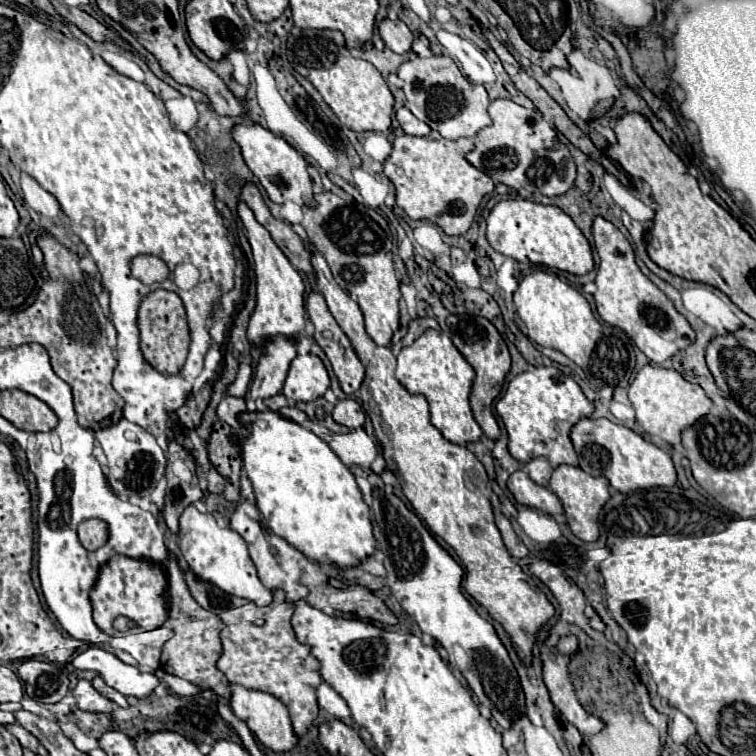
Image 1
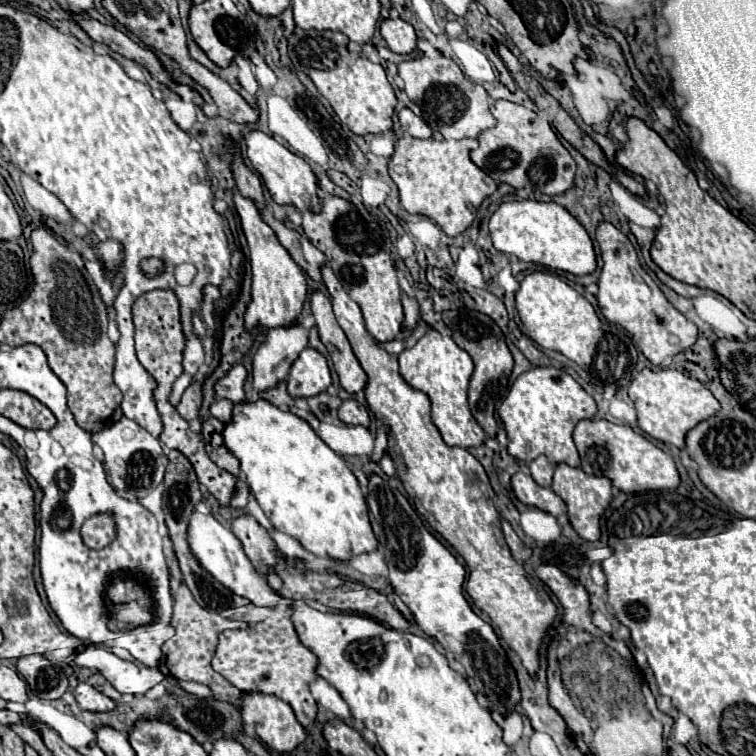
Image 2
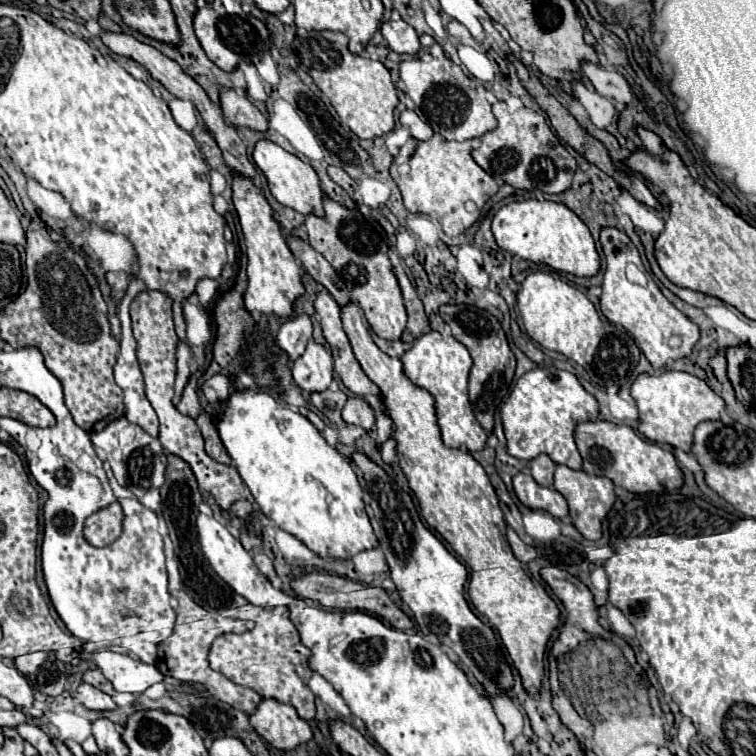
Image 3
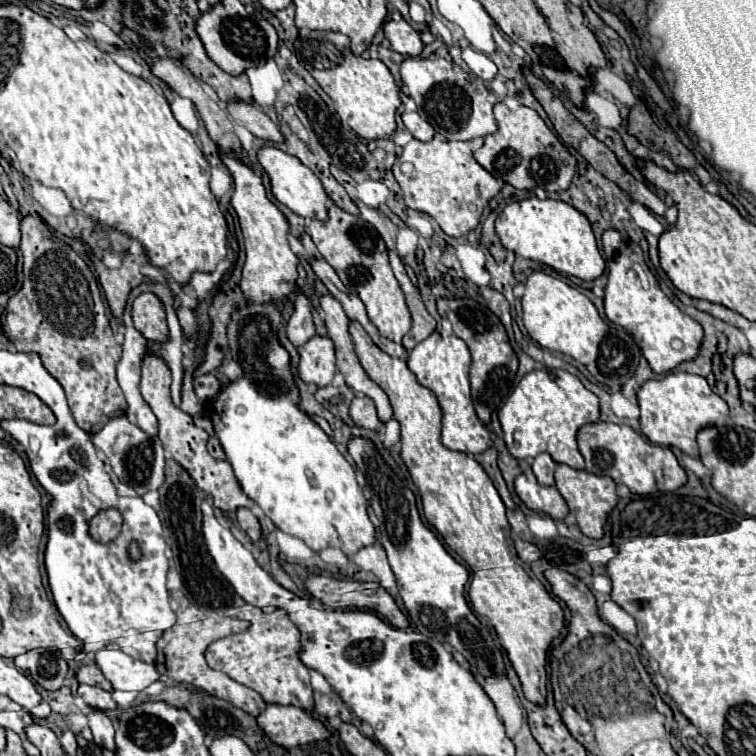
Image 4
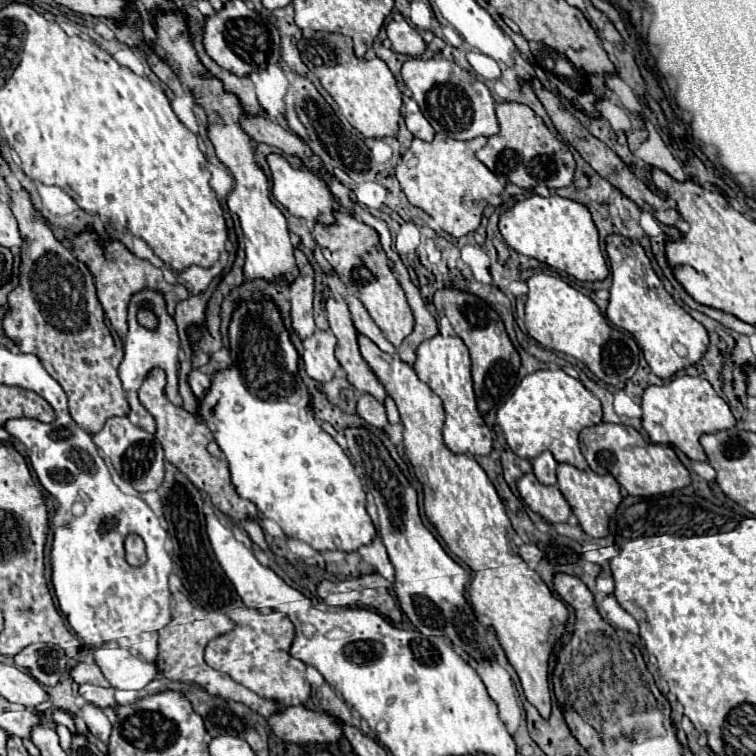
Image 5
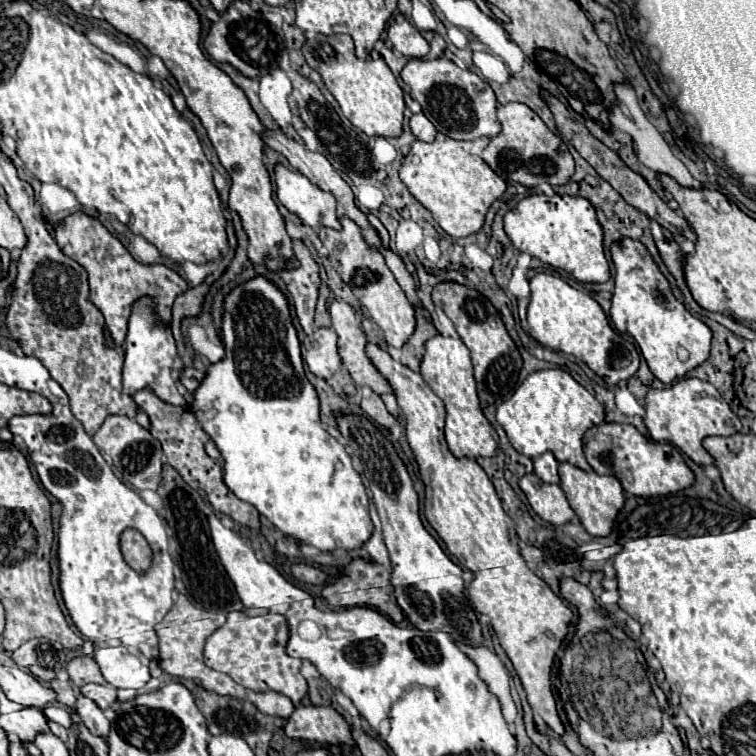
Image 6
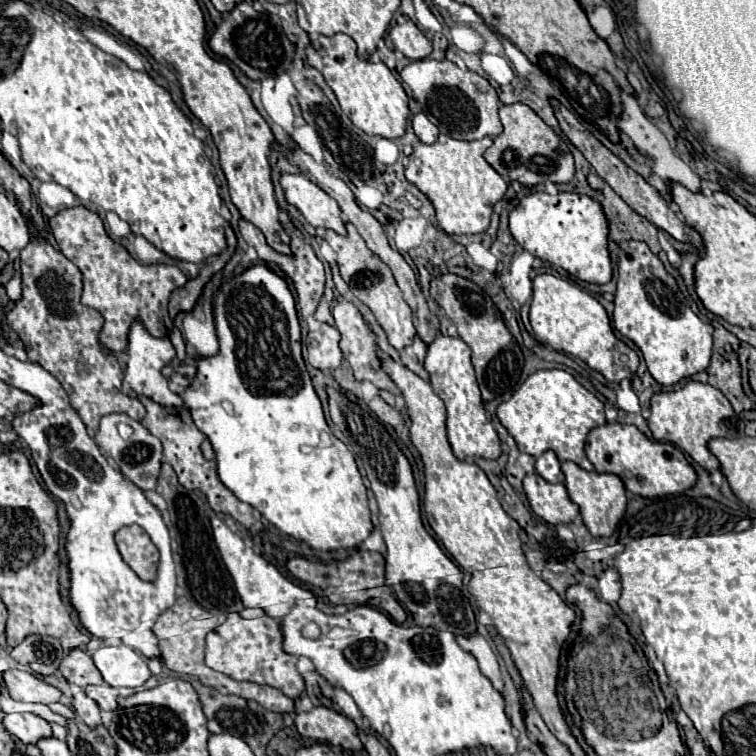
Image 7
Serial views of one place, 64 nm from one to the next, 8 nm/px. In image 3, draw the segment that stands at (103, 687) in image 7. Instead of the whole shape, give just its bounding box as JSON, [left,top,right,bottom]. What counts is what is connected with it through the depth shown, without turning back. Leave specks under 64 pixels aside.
[76,682,116,710]

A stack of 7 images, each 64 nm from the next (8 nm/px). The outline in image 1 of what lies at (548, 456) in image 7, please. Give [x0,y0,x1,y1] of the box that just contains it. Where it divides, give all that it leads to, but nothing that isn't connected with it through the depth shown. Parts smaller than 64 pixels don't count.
[526,458,552,486]

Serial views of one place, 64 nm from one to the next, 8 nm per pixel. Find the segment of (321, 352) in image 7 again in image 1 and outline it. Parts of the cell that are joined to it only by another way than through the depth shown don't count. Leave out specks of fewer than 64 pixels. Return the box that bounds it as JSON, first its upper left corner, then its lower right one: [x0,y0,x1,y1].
[282,354,330,402]

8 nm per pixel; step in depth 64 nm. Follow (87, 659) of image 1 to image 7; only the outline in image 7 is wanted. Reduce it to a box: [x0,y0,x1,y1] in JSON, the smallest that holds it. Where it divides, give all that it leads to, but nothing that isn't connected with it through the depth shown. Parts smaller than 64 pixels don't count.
[92,644,150,688]

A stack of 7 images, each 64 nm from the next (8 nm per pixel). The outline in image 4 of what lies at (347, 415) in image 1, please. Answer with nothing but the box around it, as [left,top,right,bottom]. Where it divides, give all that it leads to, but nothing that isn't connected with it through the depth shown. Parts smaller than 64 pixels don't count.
[350,396,382,430]

